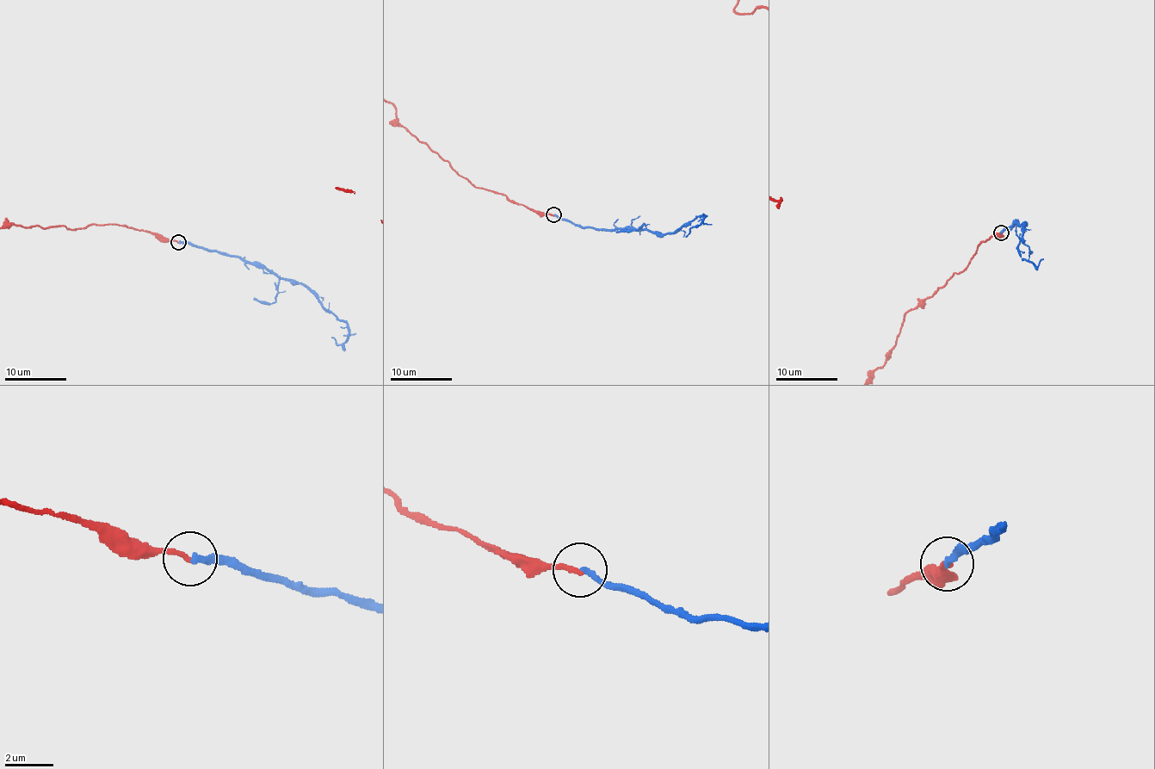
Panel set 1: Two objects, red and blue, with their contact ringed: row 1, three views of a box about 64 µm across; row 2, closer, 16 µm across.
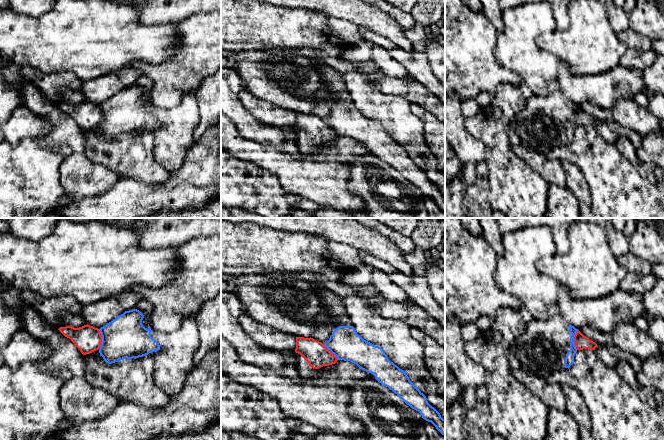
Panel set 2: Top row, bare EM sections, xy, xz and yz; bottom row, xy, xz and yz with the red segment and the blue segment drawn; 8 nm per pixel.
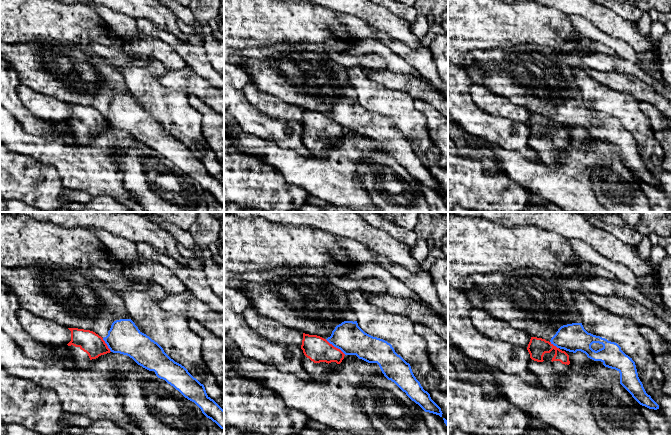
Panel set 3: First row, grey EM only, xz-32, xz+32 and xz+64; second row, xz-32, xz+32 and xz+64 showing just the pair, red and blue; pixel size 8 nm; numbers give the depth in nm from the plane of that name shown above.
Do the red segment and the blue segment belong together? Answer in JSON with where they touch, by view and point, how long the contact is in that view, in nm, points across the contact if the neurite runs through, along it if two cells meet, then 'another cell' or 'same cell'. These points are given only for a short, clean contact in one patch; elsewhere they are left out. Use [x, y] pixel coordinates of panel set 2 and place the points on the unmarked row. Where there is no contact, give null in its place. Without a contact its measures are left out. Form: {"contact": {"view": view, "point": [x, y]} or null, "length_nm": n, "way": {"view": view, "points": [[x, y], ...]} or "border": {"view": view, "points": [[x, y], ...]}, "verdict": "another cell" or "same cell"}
{"contact": {"view": "yz", "point": [574, 116]}, "length_nm": 160, "border": {"view": "yz", "points": [[578, 106], [574, 112], [574, 121], [577, 125]]}, "verdict": "another cell"}

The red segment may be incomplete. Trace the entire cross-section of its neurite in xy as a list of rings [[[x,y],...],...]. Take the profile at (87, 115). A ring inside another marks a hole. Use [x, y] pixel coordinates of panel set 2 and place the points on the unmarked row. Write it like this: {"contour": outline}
{"contour": [[[88,100],[79,104],[72,102],[60,103],[58,106],[69,114],[83,131],[90,130],[101,122],[100,106]]]}

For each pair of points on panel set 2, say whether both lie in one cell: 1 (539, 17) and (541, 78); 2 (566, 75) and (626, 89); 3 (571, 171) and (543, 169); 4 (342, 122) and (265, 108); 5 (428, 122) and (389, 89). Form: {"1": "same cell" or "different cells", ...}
{"1": "same cell", "2": "same cell", "3": "different cells", "4": "different cells", "5": "different cells"}

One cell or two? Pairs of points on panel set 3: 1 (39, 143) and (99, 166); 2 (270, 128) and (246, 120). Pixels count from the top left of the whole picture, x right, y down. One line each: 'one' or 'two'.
1: one
2: one

